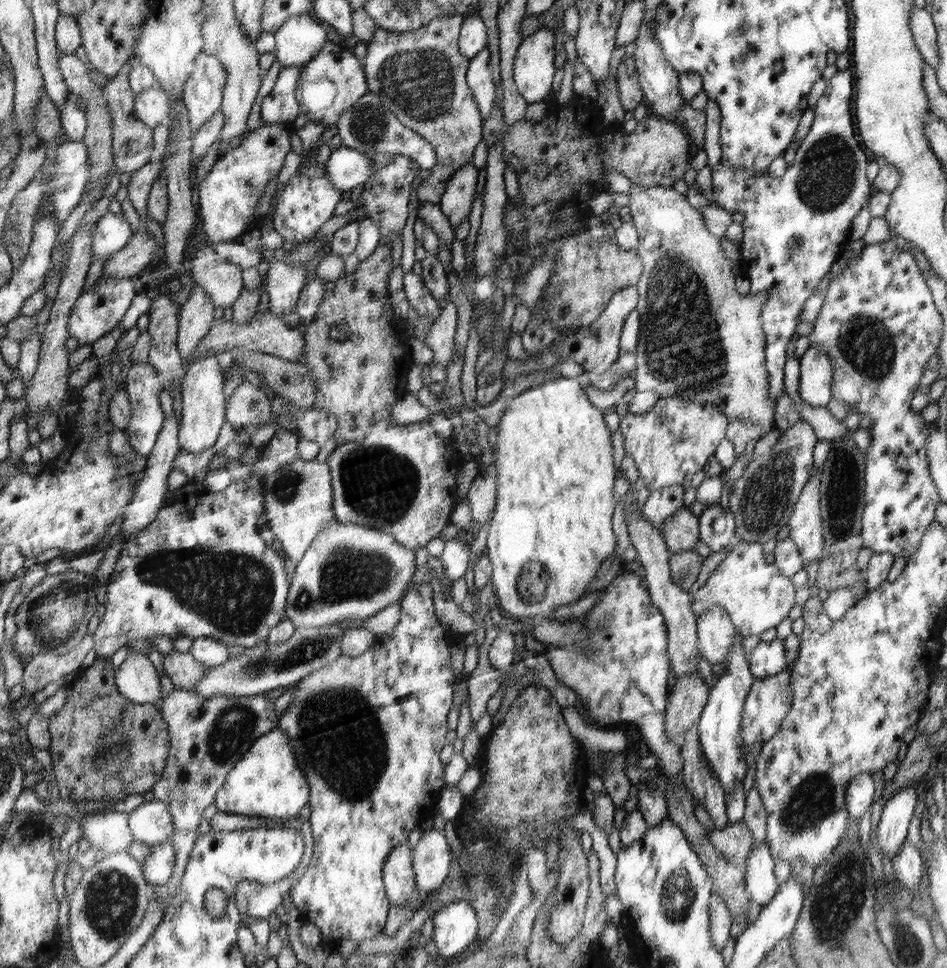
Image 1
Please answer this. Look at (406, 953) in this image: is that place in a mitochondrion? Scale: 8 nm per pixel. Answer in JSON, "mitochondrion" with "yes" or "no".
{"mitochondrion":"no"}

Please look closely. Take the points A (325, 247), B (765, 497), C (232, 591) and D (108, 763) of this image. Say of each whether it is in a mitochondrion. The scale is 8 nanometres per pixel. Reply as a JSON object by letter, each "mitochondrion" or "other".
{"A":"other","B":"mitochondrion","C":"mitochondrion","D":"mitochondrion"}

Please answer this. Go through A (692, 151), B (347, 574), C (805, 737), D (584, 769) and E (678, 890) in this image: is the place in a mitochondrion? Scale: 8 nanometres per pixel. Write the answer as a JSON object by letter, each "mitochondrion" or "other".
{"A":"other","B":"mitochondrion","C":"other","D":"other","E":"mitochondrion"}

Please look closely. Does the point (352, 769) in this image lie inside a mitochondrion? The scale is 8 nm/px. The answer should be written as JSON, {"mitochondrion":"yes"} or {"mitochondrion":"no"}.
{"mitochondrion":"yes"}

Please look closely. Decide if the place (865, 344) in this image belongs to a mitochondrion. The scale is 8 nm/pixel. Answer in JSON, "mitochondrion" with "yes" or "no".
{"mitochondrion":"yes"}

